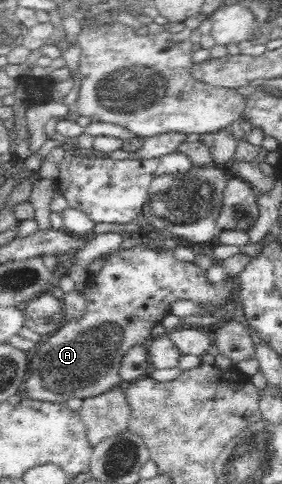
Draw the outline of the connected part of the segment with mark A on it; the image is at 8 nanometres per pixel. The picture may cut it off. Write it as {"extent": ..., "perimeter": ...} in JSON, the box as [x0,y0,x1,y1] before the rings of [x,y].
{"extent":[24,243,233,403],"perimeter":[[[128,243],[117,252],[113,252],[111,255],[104,257],[103,260],[103,267],[97,272],[97,274],[90,274],[85,291],[83,291],[84,299],[86,300],[86,313],[83,315],[83,318],[80,318],[79,320],[65,320],[62,327],[54,333],[53,337],[49,337],[45,343],[37,344],[35,350],[32,351],[32,356],[29,358],[28,373],[26,374],[24,382],[24,389],[29,392],[29,398],[39,401],[61,403],[69,401],[69,399],[73,399],[74,397],[84,400],[104,394],[112,388],[121,385],[119,378],[119,366],[122,362],[122,357],[128,353],[128,350],[131,349],[131,347],[136,347],[140,344],[147,344],[150,340],[152,329],[156,326],[156,324],[161,322],[168,314],[176,310],[180,304],[184,304],[186,301],[191,301],[193,303],[200,303],[202,306],[221,305],[225,304],[226,299],[229,297],[232,298],[233,296],[233,283],[232,281],[228,281],[227,276],[223,279],[223,281],[221,281],[221,283],[212,285],[212,283],[207,281],[205,270],[199,268],[199,266],[193,262],[183,262],[177,260],[175,256],[173,256],[173,249],[157,249],[154,246],[153,248],[145,248],[143,245],[137,243]]]}

